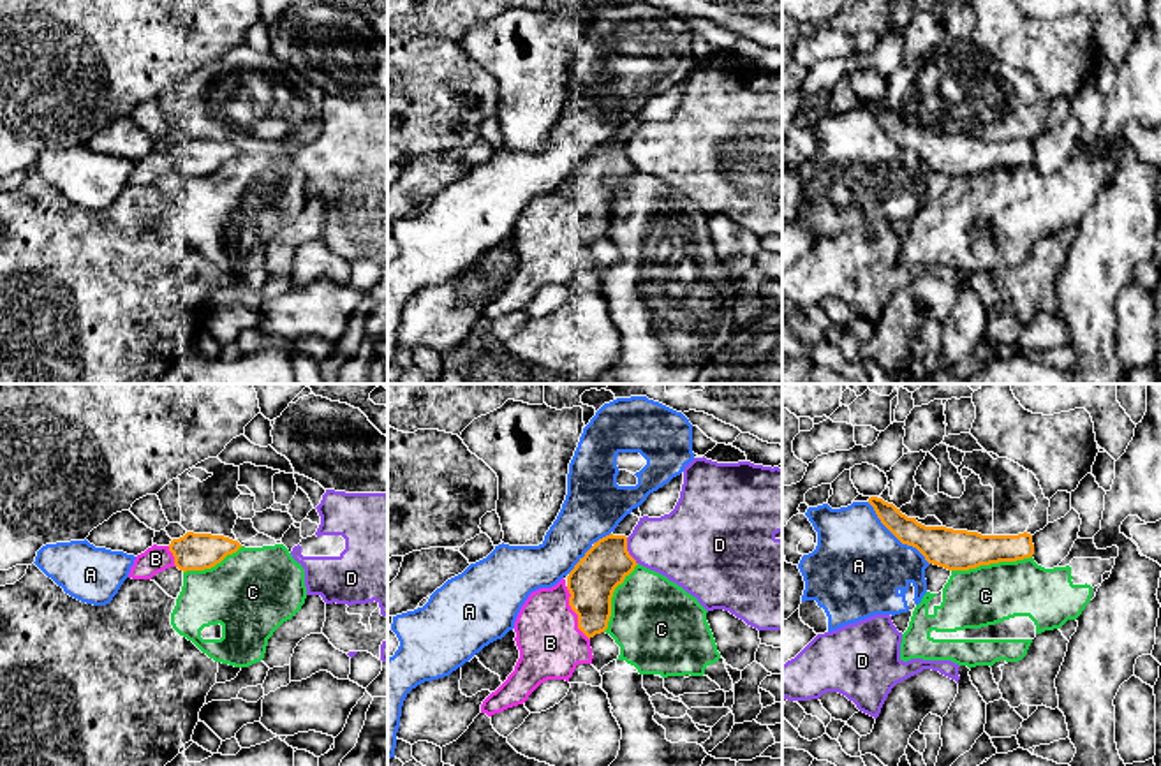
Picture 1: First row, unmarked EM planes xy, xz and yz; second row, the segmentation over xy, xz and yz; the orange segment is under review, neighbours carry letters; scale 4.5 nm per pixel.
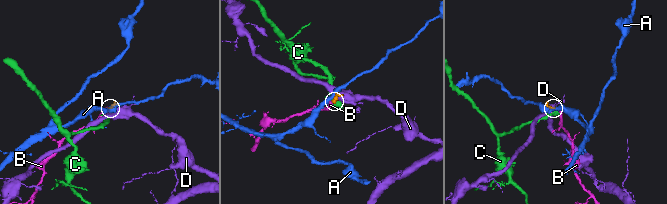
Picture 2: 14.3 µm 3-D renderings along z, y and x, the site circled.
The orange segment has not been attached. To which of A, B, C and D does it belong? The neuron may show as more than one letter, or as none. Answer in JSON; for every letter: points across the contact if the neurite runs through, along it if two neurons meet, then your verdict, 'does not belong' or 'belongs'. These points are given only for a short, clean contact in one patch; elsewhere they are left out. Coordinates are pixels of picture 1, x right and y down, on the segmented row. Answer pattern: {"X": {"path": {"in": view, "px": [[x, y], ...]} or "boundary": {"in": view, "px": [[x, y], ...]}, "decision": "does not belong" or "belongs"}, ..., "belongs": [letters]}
{"A": {"decision": "does not belong"}, "B": {"decision": "belongs"}, "C": {"decision": "does not belong"}, "D": {"decision": "does not belong"}, "belongs": ["B"]}

